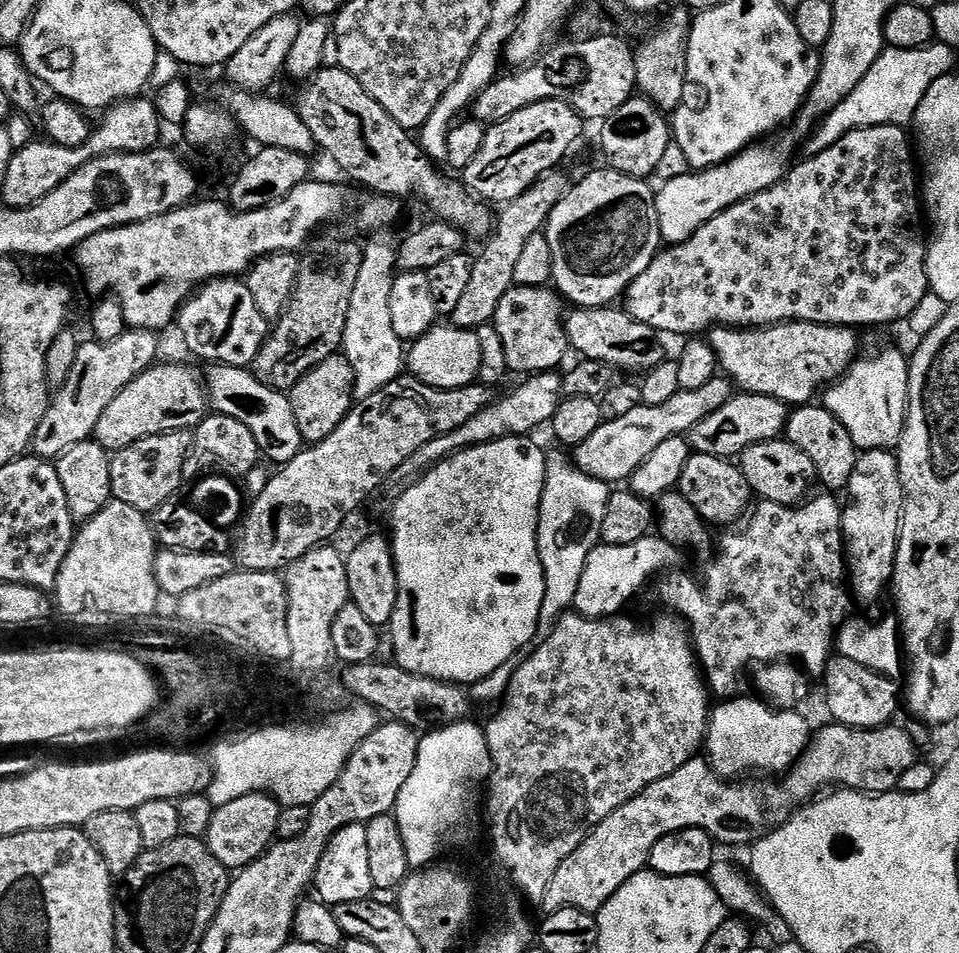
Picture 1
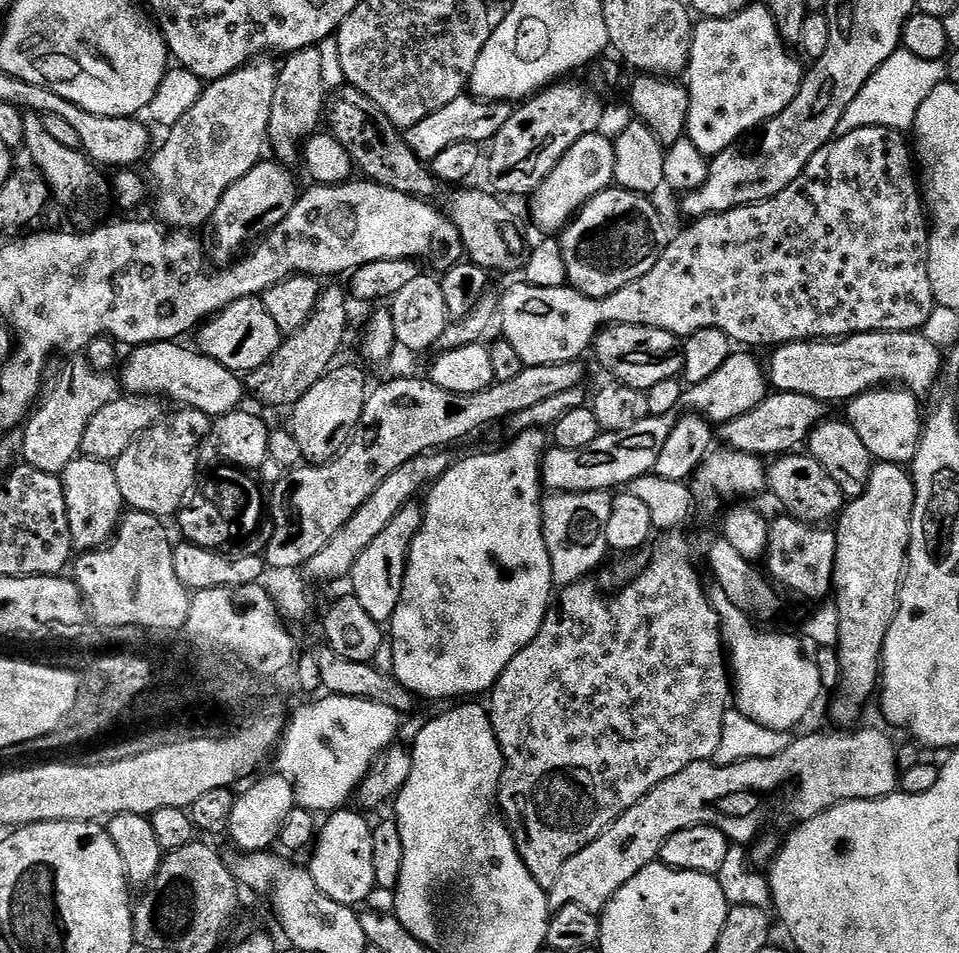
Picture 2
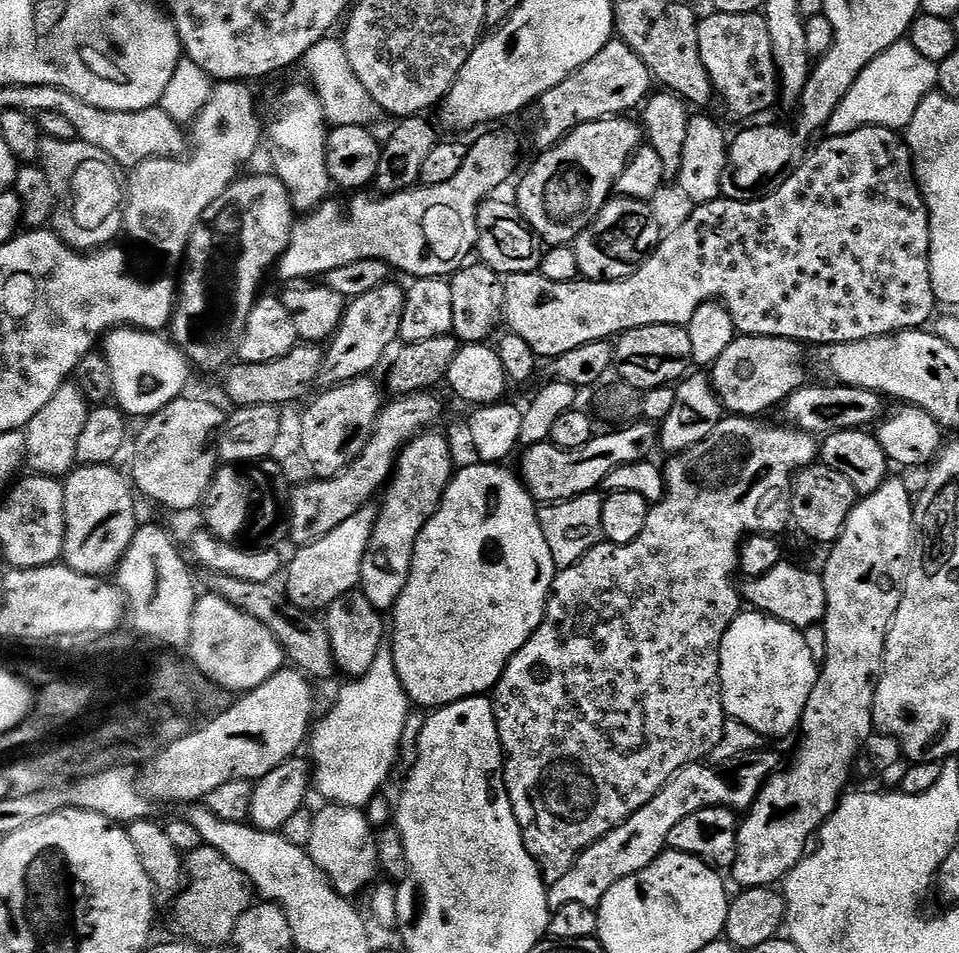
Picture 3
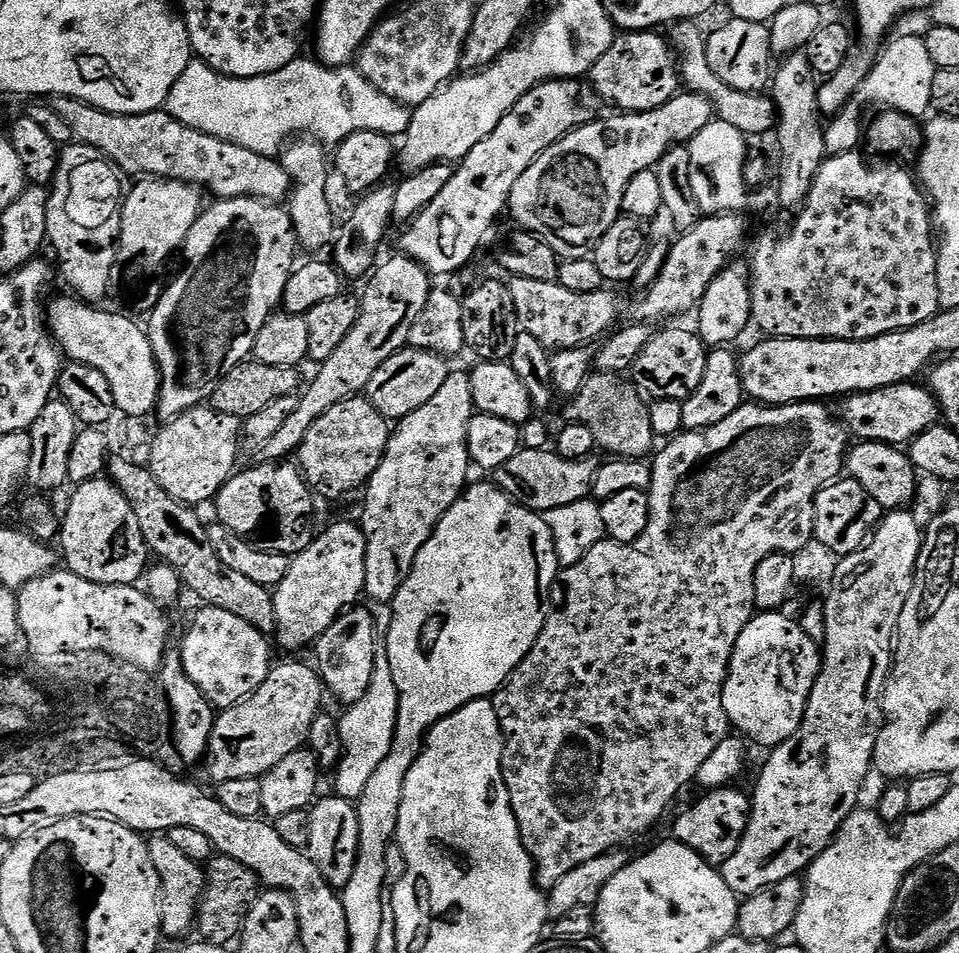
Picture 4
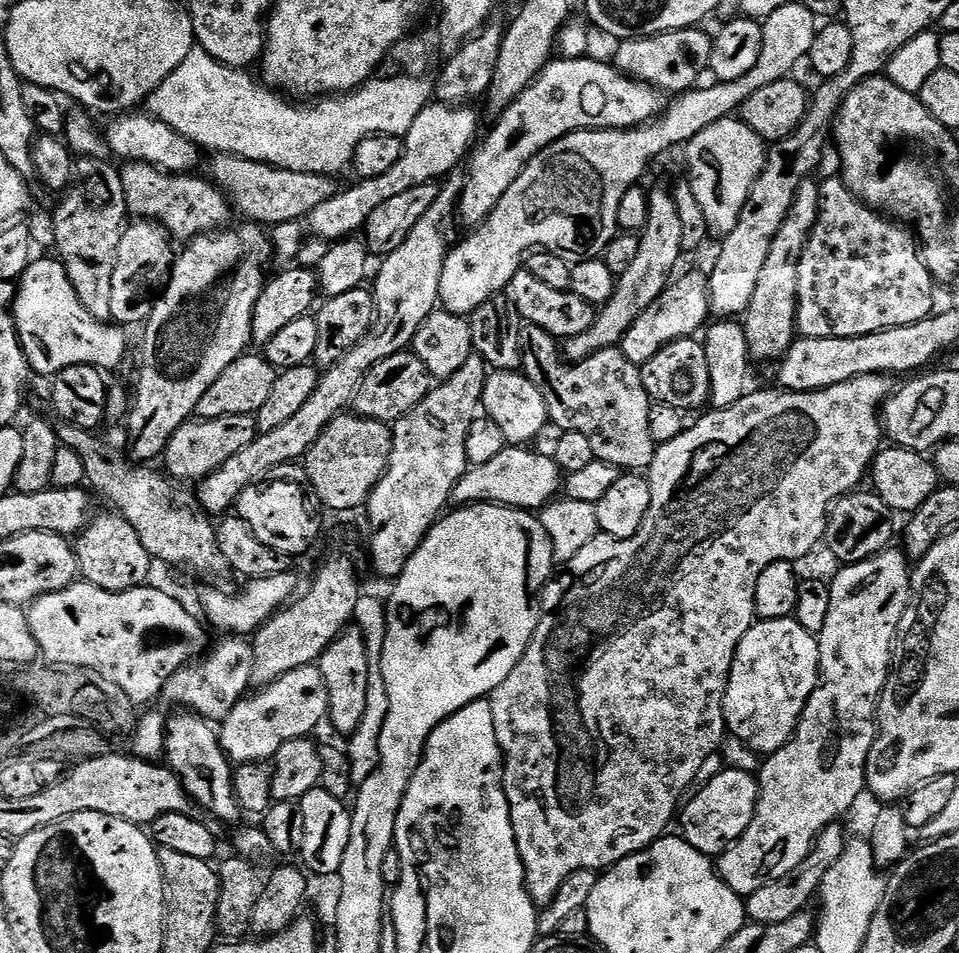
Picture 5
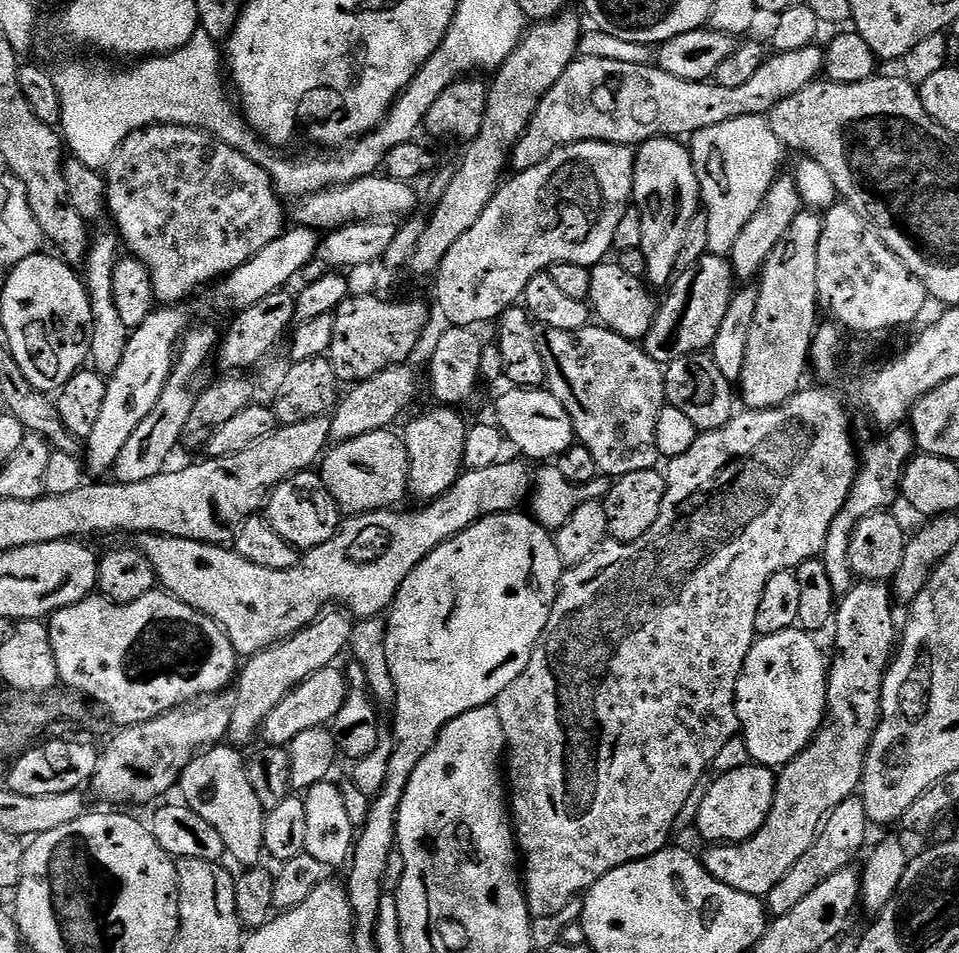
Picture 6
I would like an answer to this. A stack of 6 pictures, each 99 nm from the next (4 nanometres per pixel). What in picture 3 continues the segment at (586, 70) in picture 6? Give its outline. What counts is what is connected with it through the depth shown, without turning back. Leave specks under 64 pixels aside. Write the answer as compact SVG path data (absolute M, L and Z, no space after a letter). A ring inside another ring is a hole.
M484 136L475 145L474 143L468 149L468 157L462 166L462 170L450 182L445 184L434 184L431 186L416 186L411 190L401 190L391 194L384 194L377 198L375 195L364 196L368 194L356 194L349 204L343 204L340 200L328 198L320 207L316 208L311 214L305 215L303 218L297 219L292 226L292 237L288 243L288 249L284 251L284 255L278 261L278 269L280 268L280 276L284 280L300 280L303 276L320 276L327 277L328 273L338 270L344 266L350 266L354 262L362 262L363 260L380 260L383 264L387 264L389 269L396 270L401 268L406 275L411 278L451 278L469 263L470 257L476 252L476 243L478 242L478 210L485 200L493 195L495 188L500 188L512 176L512 167L516 164L516 144L508 136Z

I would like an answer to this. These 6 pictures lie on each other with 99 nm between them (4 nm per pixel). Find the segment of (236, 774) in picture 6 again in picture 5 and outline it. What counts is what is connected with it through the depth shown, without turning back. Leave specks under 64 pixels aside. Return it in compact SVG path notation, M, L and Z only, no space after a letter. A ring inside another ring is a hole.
M182 710L168 719L165 751L169 767L179 776L189 799L212 815L228 822L242 816L242 809L233 788L234 768L220 744L215 725L203 716Z

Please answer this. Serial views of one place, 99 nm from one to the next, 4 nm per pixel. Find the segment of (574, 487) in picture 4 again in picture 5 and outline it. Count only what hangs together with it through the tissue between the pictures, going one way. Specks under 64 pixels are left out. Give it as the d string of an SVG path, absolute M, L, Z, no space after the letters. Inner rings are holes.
M505 446L502 454L495 456L494 462L471 465L457 483L456 488L453 489L451 499L460 506L470 504L501 504L507 508L523 508L525 510L540 510L553 503L558 496L556 491L559 488L561 491L562 488L562 473L551 455L543 456L540 452L531 452L532 450L528 446Z

